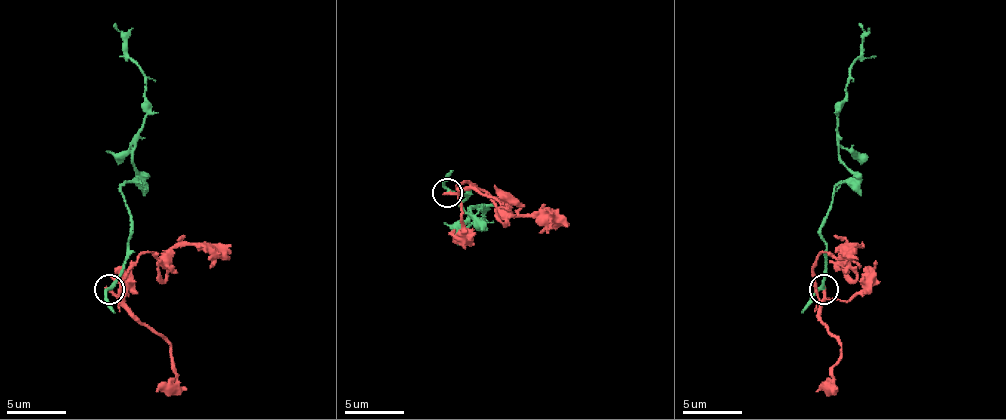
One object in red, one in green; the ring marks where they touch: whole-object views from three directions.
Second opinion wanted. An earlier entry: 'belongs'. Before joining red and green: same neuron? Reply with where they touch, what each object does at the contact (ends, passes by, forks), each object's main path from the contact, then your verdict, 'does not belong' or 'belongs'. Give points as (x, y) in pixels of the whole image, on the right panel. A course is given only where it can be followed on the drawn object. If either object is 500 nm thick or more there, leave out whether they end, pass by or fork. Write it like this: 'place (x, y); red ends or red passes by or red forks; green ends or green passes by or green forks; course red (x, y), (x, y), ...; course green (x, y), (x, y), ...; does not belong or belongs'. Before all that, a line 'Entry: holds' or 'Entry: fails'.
Entry: fails
place (823, 289); red ends; green passes by; course red (824, 288), (821, 300), (812, 270), (821, 252), (836, 255), (845, 244), (857, 258); course green (824, 288), (827, 252), (821, 220), (836, 187), (854, 175), (839, 158), (839, 104), (863, 51), (860, 24); does not belong

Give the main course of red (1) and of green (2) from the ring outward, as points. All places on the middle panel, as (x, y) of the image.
1: (448, 193), (465, 181), (495, 205), (513, 214), (548, 214), (566, 226)
2: (448, 193), (468, 190), (460, 205), (474, 223), (471, 208), (483, 208), (483, 217), (463, 232), (451, 229)

